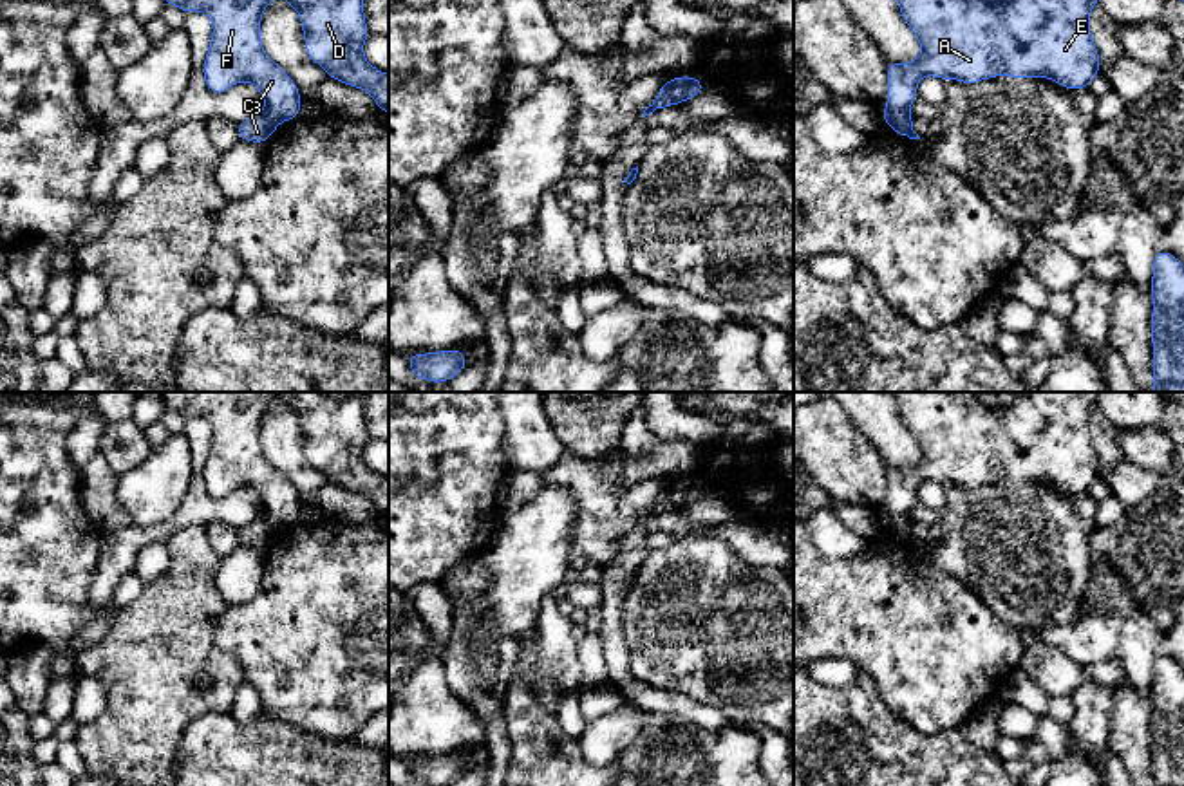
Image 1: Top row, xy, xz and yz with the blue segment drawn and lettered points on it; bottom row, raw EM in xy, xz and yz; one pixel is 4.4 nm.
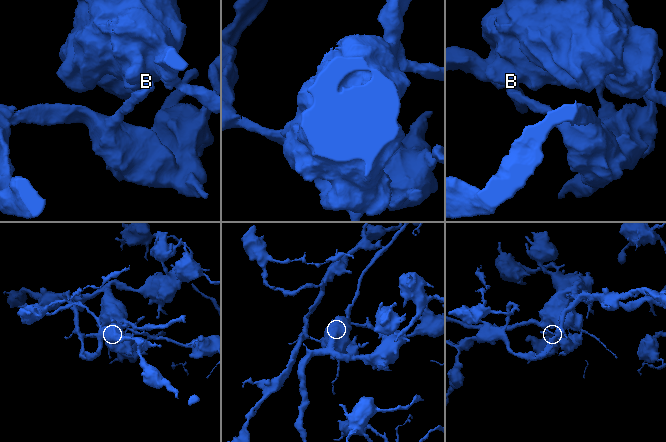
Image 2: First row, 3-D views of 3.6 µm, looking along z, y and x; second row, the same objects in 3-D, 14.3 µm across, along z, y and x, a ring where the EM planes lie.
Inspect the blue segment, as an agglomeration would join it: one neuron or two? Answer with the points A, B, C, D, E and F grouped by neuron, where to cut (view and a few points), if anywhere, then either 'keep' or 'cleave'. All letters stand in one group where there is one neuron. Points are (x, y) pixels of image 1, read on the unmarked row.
A B D E F / C | yz (908, 515), (884, 519) | cleave

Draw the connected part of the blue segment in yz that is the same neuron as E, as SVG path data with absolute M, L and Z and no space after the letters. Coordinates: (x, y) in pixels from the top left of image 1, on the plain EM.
M891 392L904 426L922 450L922 459L909 468L888 468L888 508L882 519L909 517L922 481L958 484L973 490L996 481L1048 482L1065 493L1088 493L1101 477L1088 425L1099 408L1101 392Z

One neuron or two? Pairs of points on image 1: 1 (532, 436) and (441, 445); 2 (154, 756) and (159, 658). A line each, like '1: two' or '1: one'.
1: two
2: one

